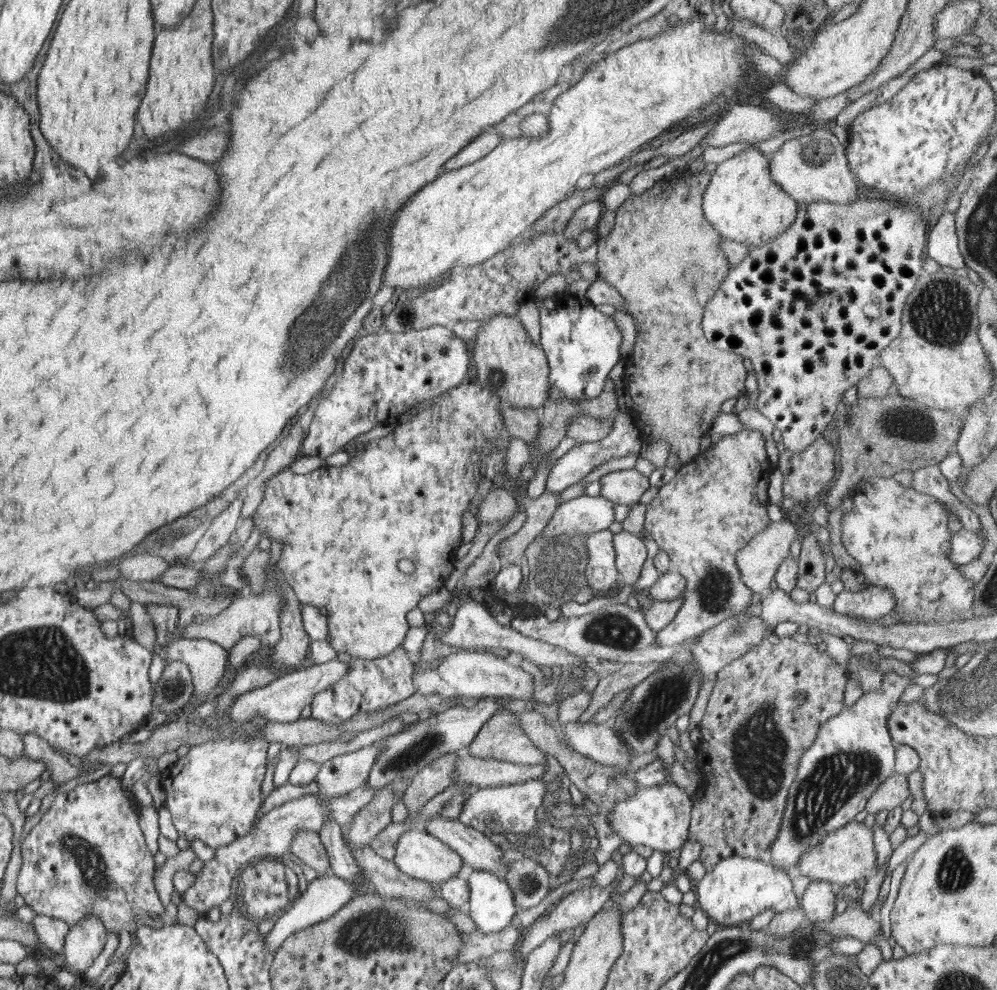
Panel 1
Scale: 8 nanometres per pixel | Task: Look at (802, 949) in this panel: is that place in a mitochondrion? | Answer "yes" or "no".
yes

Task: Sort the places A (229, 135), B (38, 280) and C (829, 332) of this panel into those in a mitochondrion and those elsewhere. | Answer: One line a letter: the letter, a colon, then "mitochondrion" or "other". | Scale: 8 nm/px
A: other
B: other
C: other

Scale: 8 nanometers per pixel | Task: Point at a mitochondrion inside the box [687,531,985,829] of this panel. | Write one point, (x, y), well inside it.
(759, 743)

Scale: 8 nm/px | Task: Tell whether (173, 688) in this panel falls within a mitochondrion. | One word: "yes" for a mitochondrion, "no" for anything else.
yes

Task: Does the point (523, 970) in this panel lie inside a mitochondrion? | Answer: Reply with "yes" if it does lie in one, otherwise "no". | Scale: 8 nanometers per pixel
no

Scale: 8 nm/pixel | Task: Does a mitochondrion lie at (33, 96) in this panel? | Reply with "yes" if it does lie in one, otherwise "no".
no

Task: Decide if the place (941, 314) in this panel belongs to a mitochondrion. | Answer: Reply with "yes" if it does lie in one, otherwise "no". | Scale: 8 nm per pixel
yes

